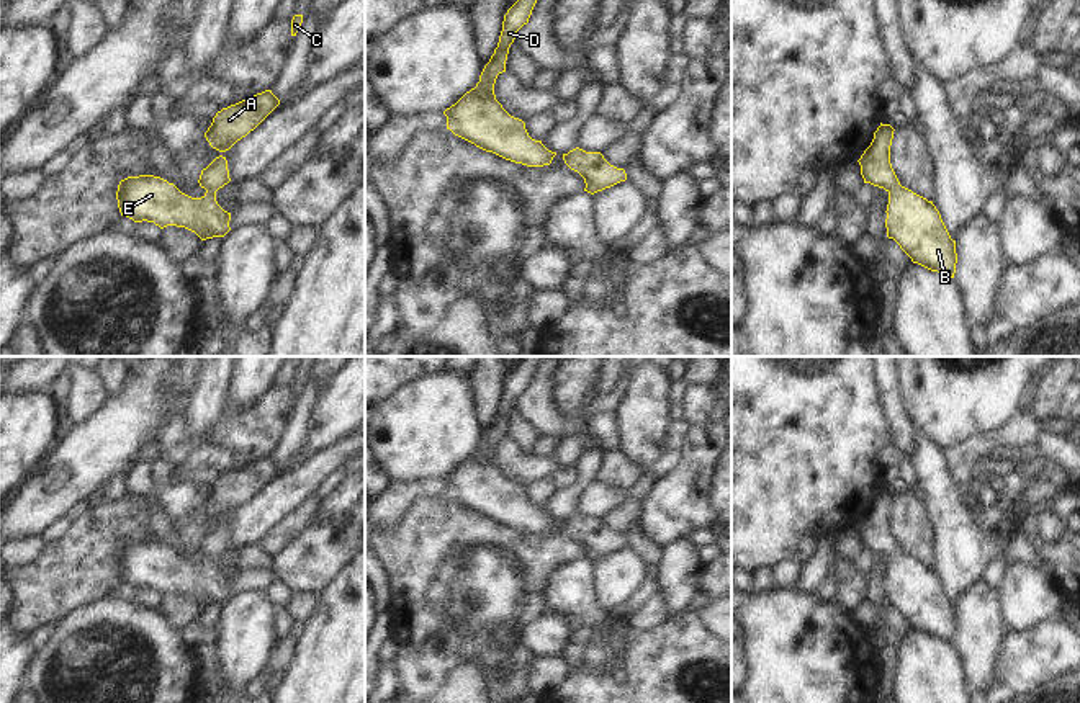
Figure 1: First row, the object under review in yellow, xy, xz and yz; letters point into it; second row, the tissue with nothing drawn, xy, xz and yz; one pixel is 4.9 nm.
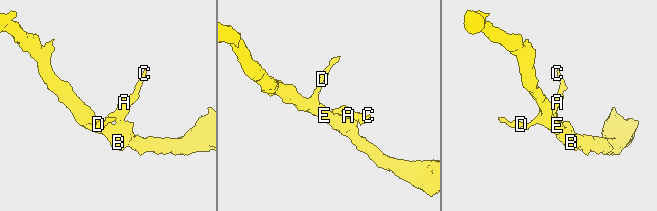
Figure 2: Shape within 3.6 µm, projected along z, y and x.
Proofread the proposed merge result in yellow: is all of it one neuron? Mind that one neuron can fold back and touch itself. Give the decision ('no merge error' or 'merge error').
no merge error

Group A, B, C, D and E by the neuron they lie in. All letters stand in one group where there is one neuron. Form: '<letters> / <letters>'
A B C D E

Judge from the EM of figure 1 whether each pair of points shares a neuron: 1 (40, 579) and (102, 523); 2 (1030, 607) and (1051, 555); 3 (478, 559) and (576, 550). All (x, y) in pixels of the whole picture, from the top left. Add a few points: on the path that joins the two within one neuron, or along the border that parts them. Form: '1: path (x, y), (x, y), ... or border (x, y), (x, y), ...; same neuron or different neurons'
1: path (54, 571), (87, 538); same neuron
2: border (1051, 577), (1062, 592); different neurons
3: path (503, 559), (512, 550), (552, 550); same neuron

